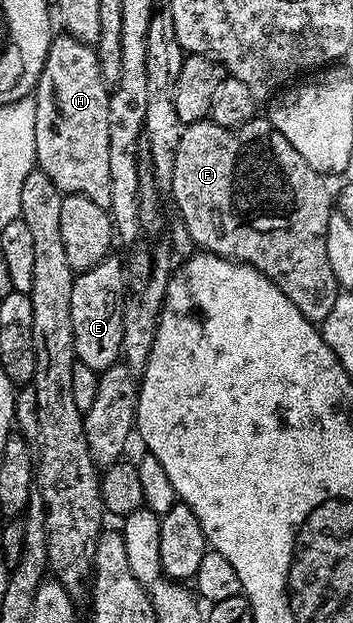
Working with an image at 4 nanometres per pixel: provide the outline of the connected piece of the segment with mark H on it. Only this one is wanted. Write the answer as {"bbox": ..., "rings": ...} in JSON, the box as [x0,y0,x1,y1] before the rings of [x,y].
{"bbox":[35,35,111,210],"rings":[[[54,35],[35,93],[36,167],[55,182],[62,194],[83,194],[83,198],[91,198],[91,202],[107,210],[111,206],[111,165],[107,155],[109,94],[110,89],[101,77],[96,51],[71,35]]]}

